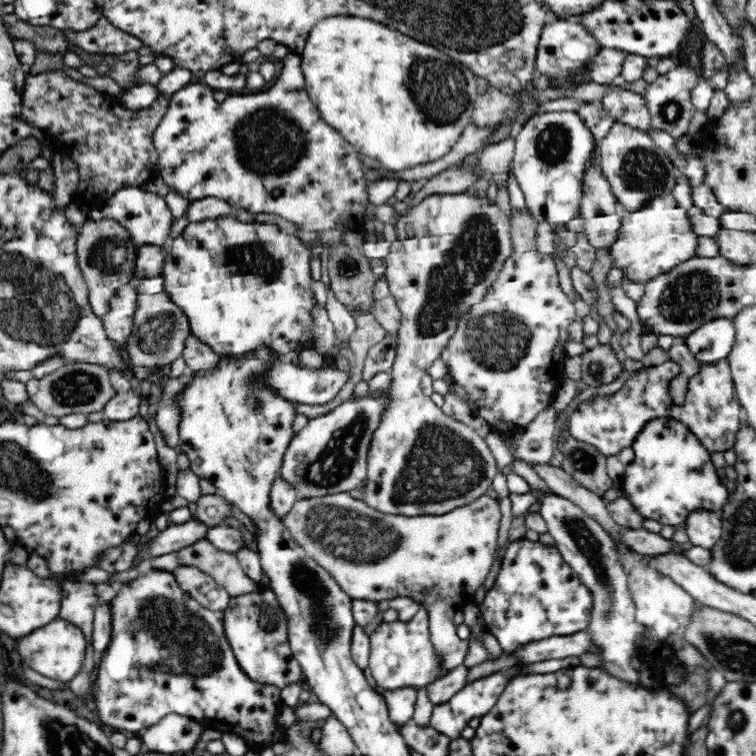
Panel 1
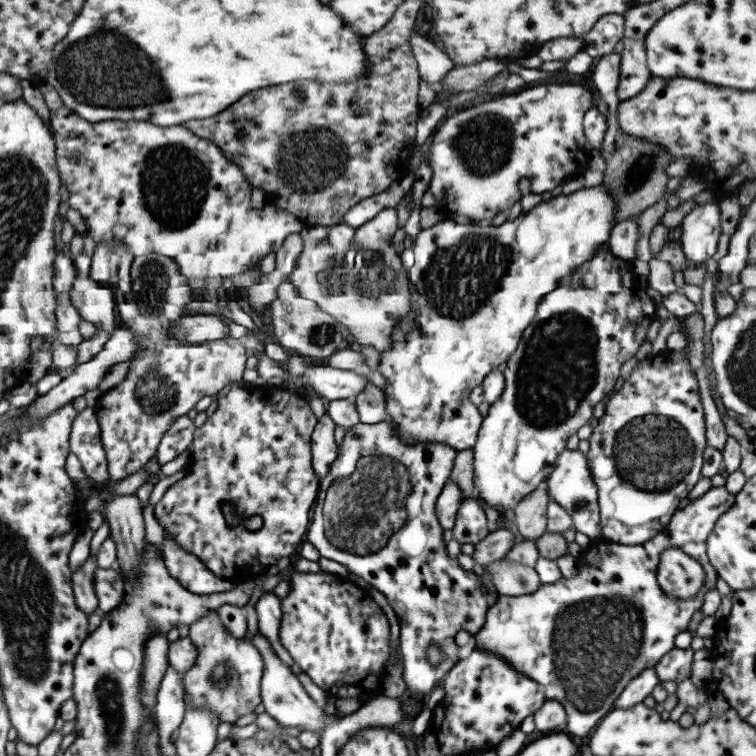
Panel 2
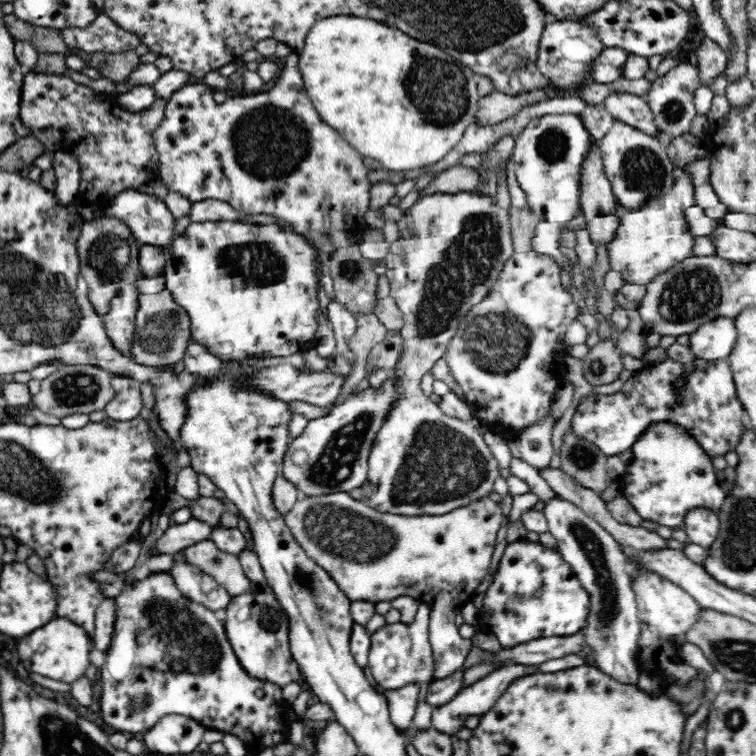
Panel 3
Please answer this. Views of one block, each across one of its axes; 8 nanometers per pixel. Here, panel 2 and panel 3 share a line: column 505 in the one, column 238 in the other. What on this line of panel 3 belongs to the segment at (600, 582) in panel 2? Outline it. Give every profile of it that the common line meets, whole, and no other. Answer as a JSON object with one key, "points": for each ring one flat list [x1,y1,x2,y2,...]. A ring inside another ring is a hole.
{"points":[[256,590,233,596,226,608,223,624,240,666,252,679,276,684,280,689,292,682,300,683,300,665,294,660,289,647,288,618,274,591]]}

